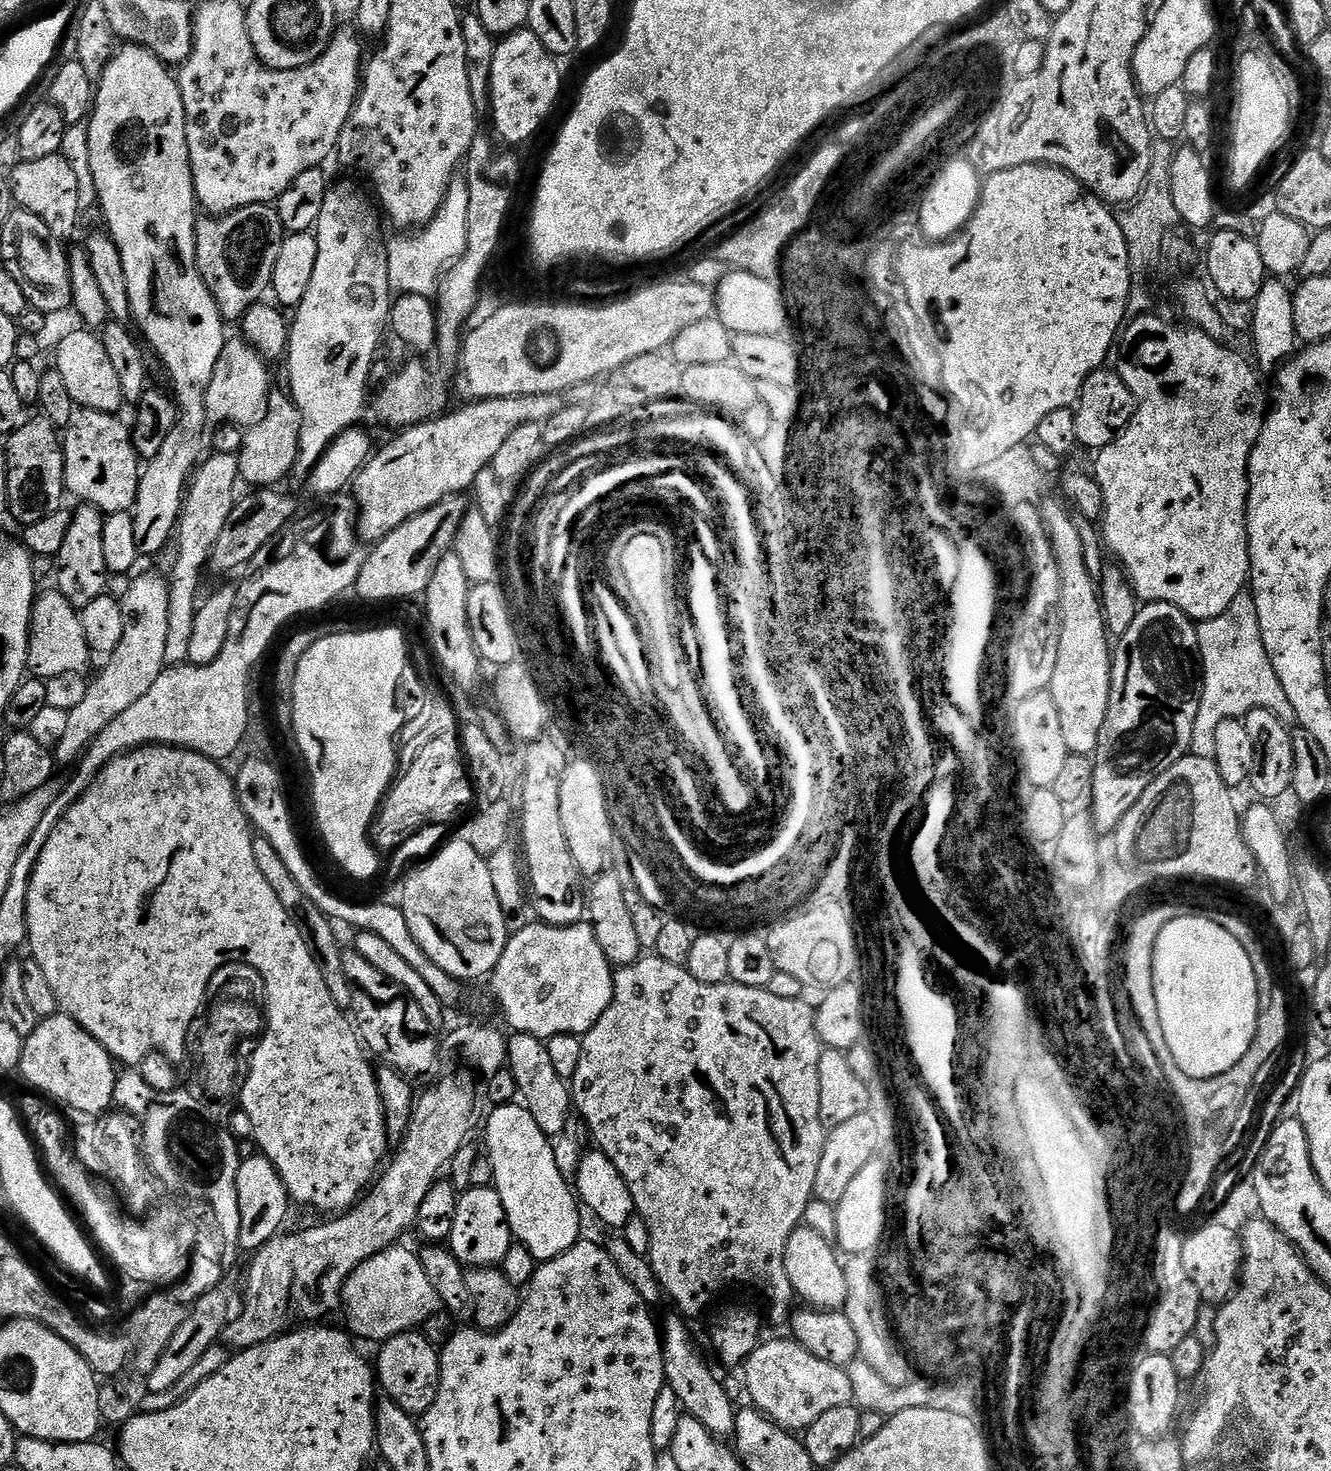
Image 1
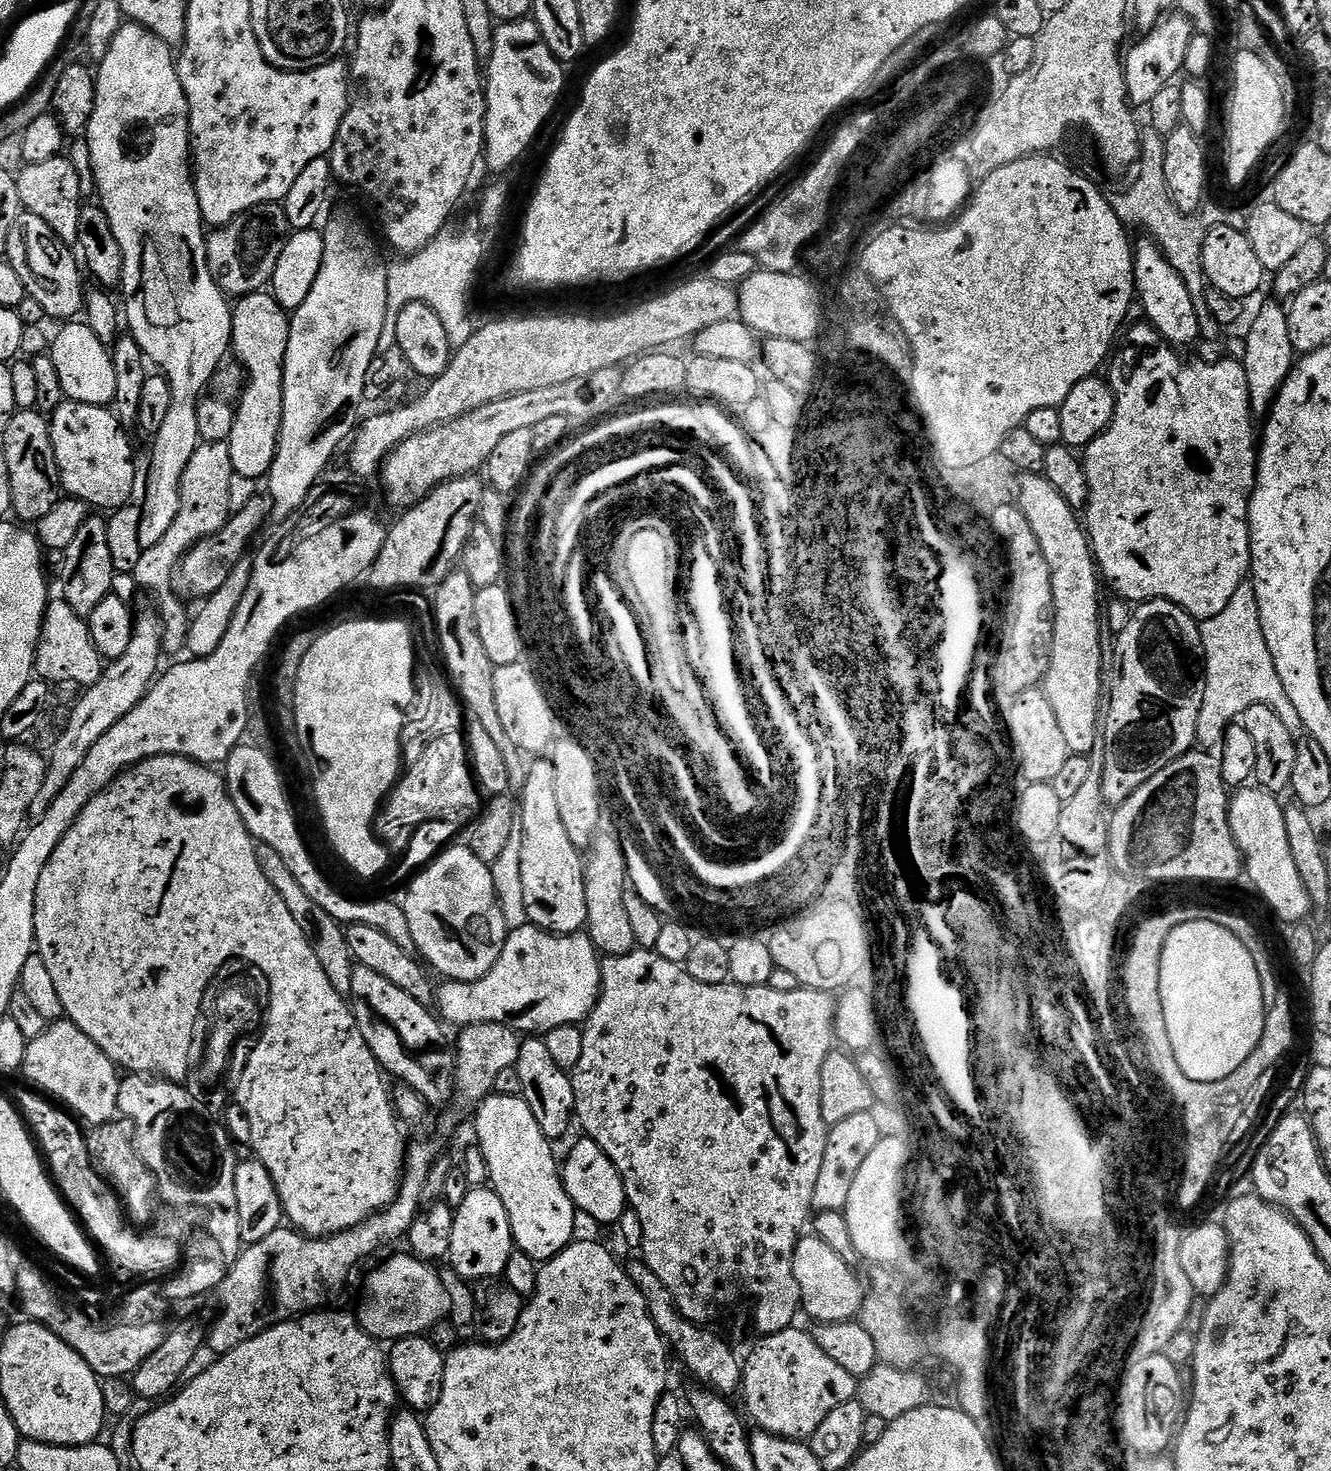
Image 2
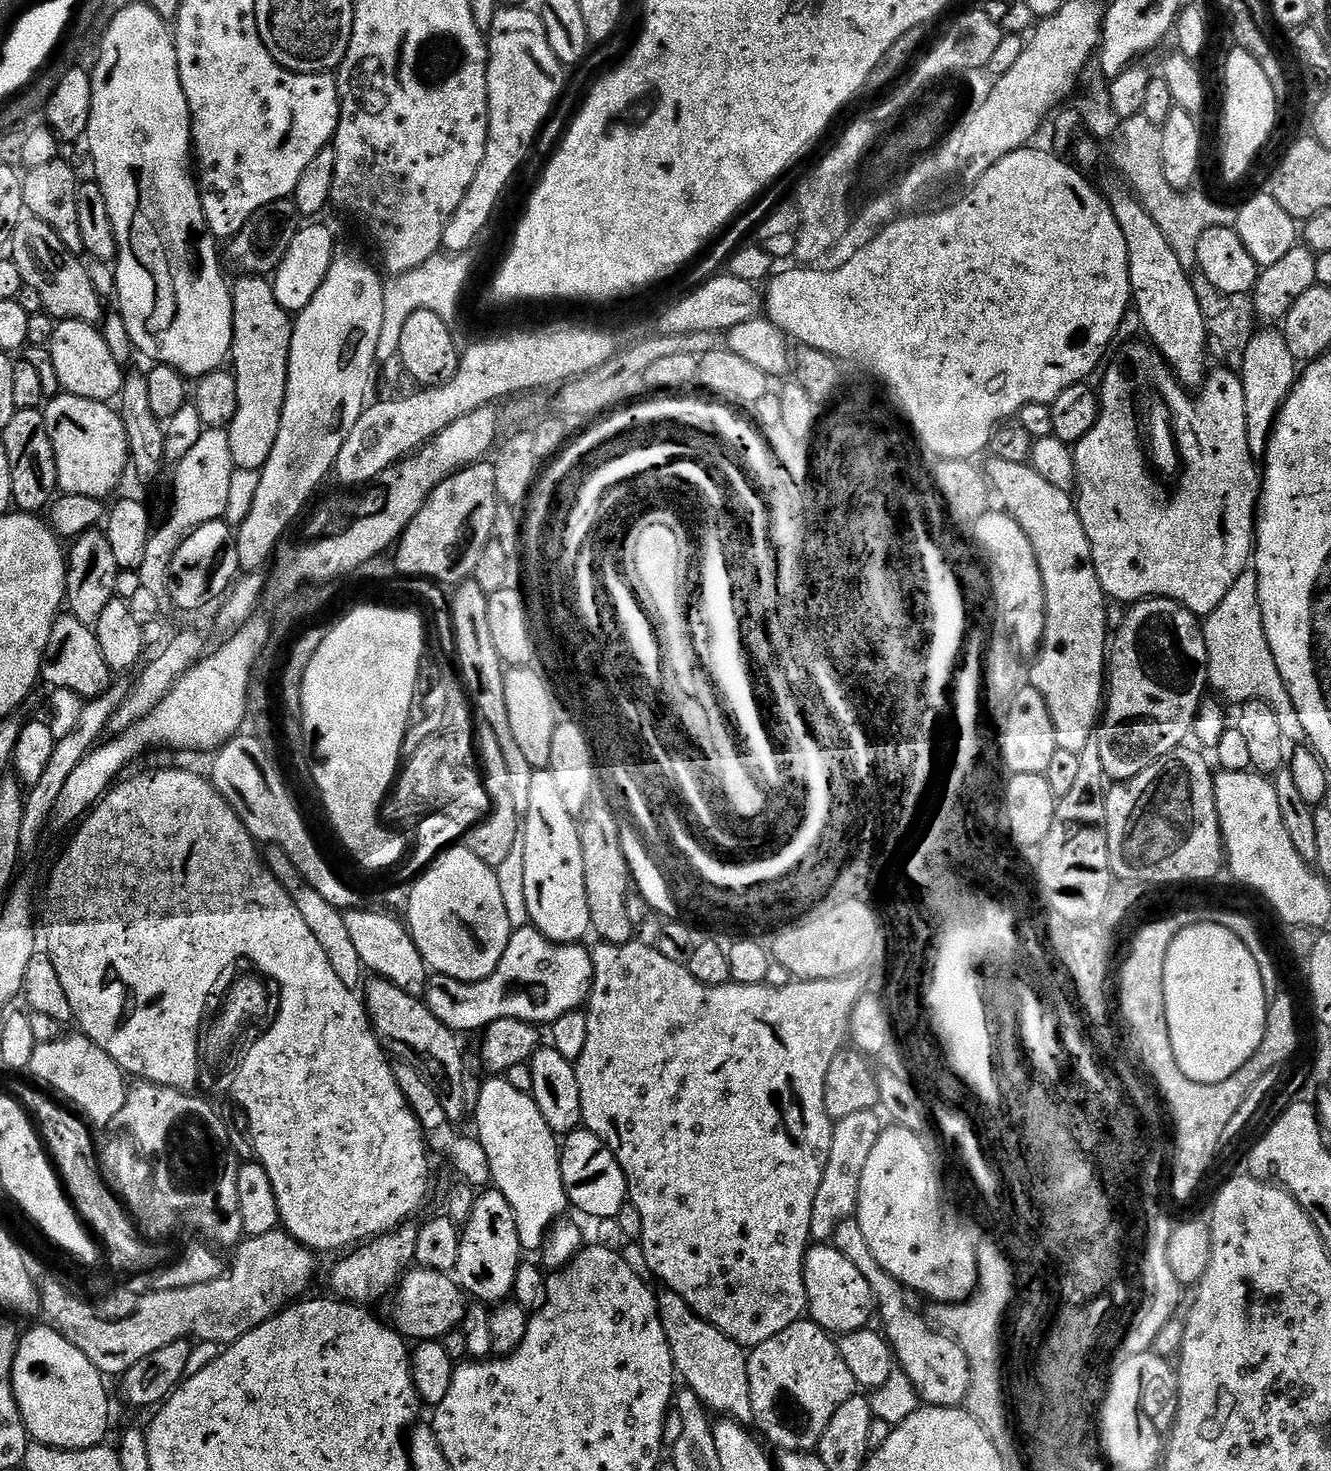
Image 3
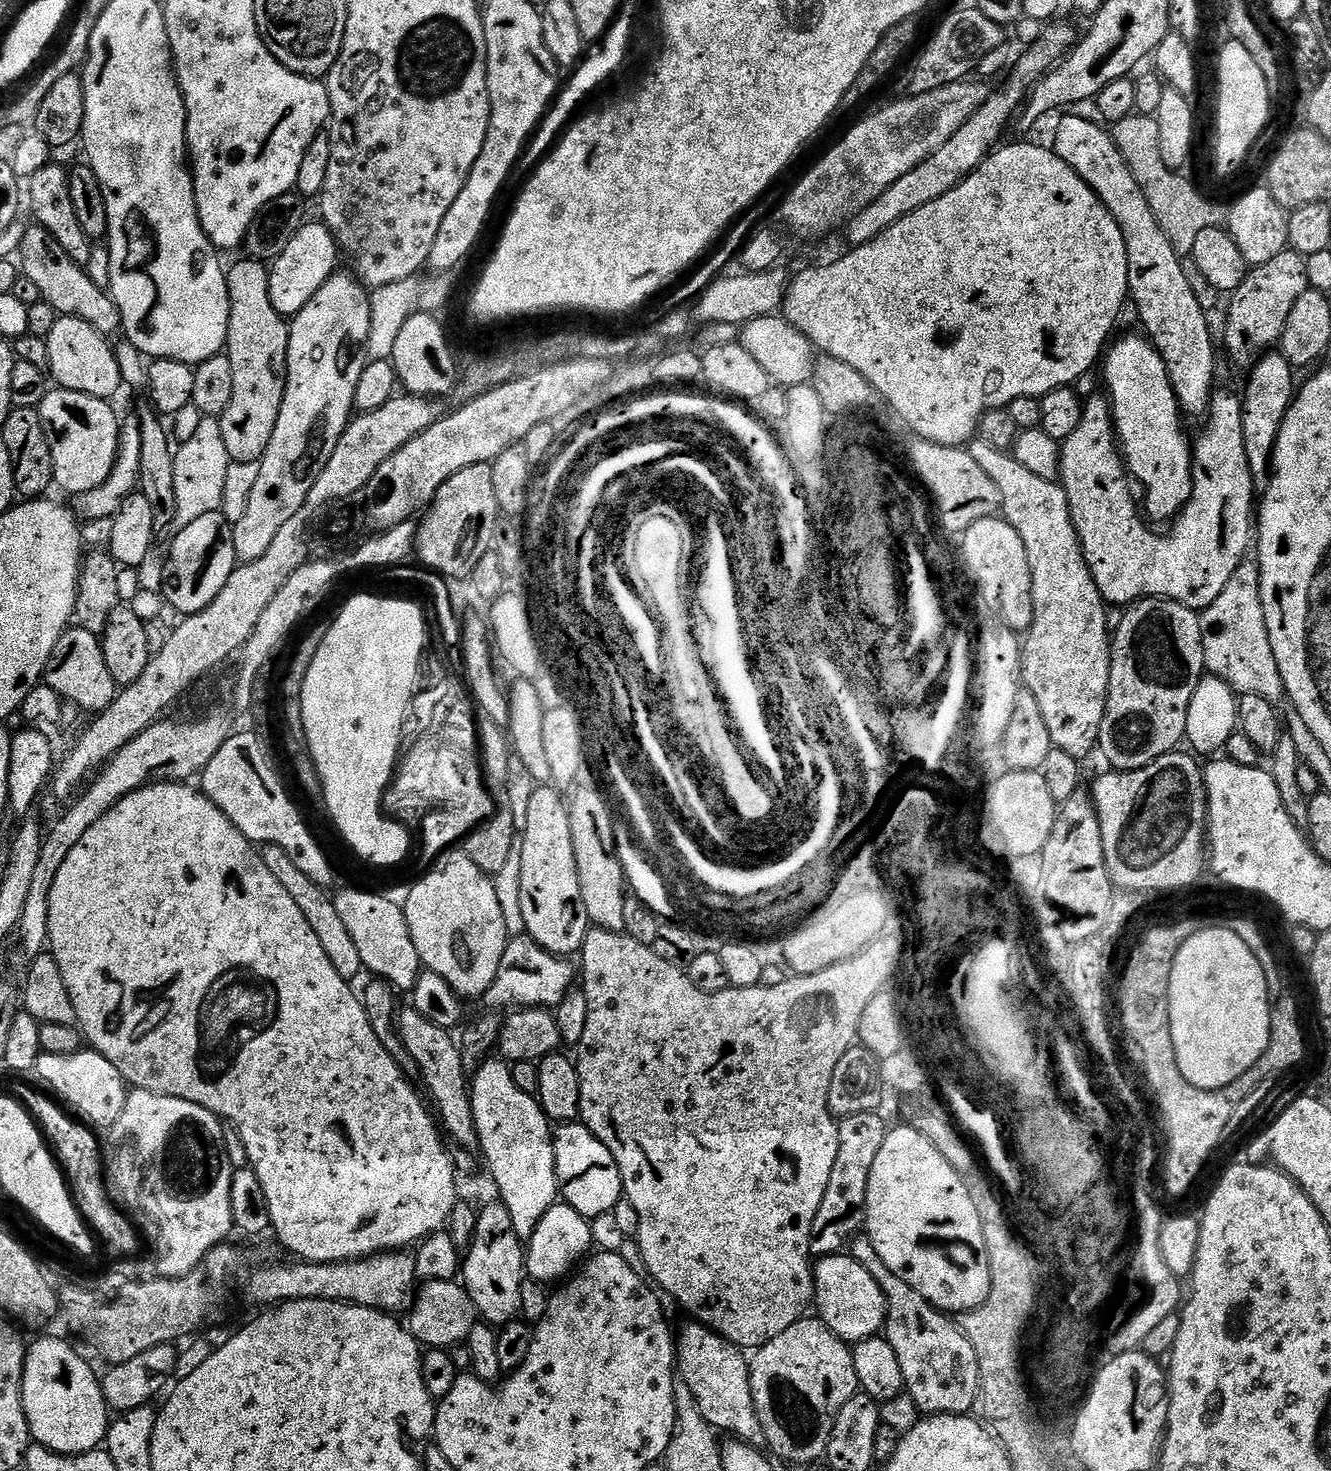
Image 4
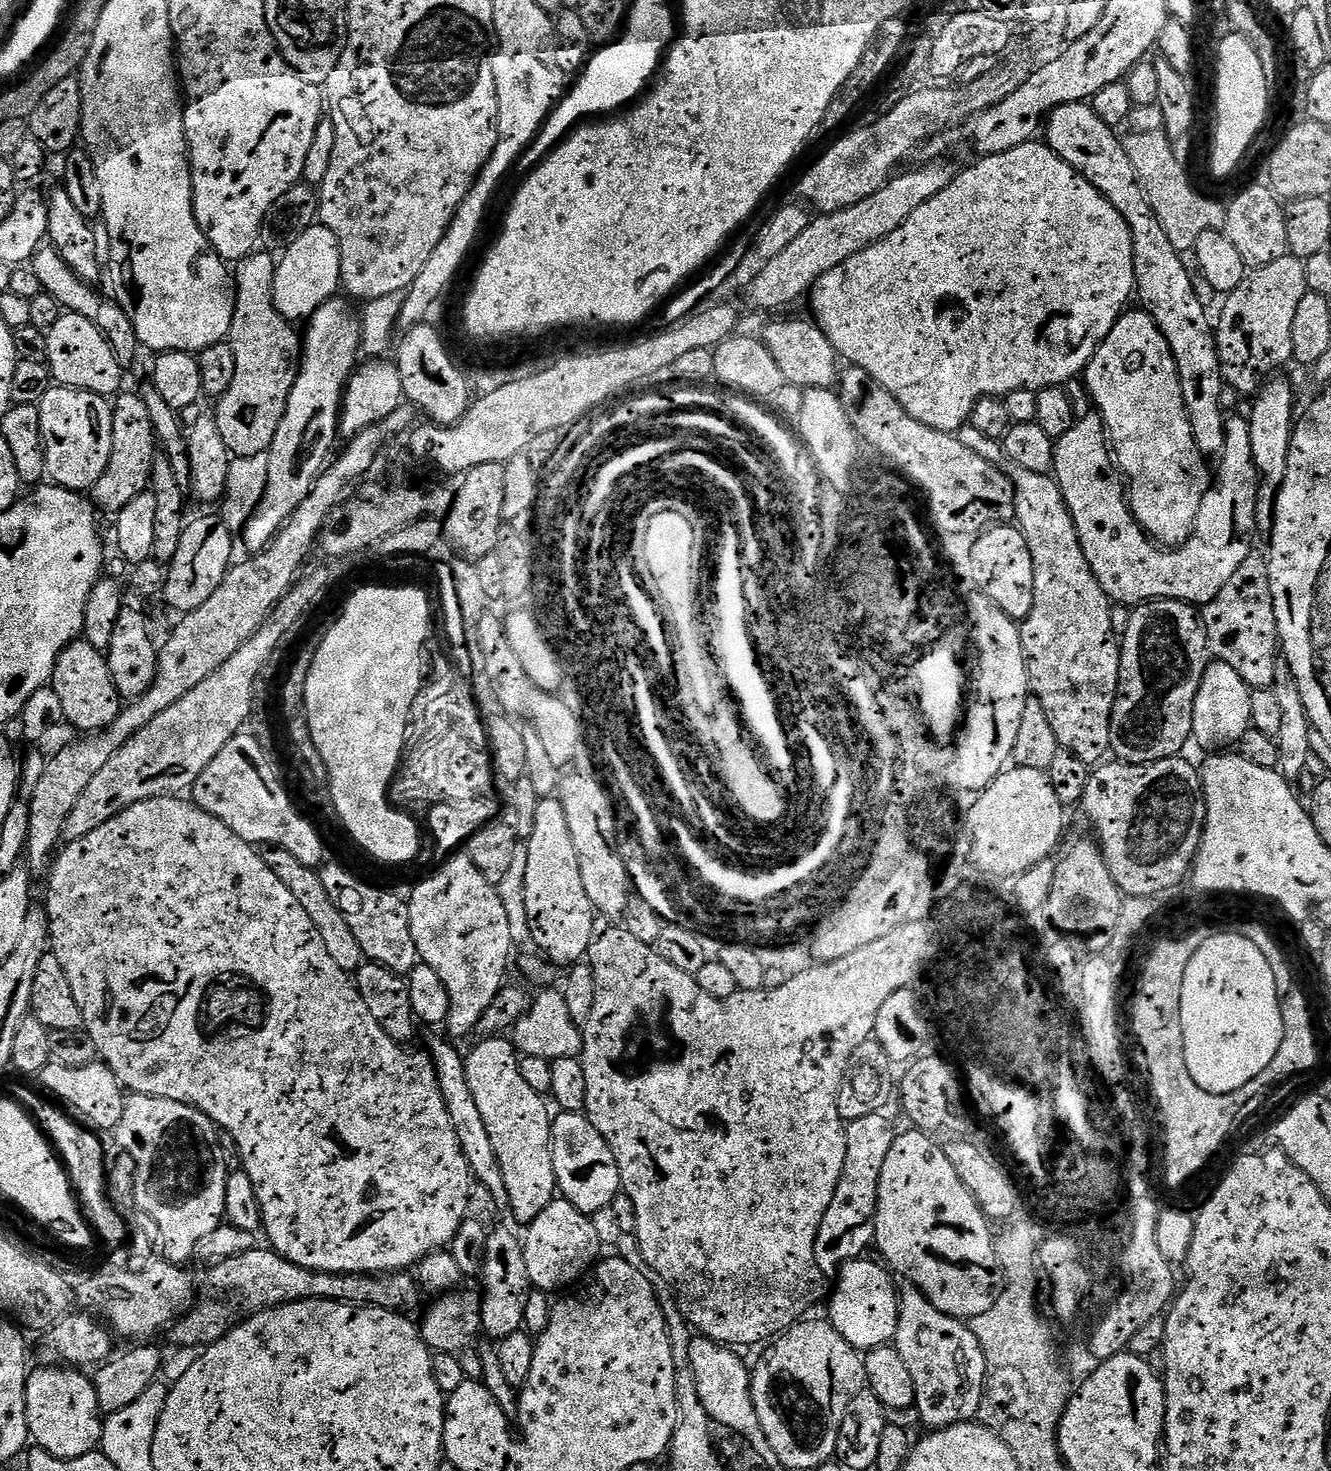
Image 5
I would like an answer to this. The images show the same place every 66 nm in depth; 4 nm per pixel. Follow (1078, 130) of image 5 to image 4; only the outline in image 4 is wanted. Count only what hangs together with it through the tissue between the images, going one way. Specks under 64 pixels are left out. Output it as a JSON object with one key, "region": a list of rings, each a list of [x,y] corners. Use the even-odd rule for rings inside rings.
{"region":[[[1084,116],[1066,117],[1056,132],[1055,154],[1084,179],[1086,186],[1090,186],[1090,190],[1094,190],[1094,194],[1106,206],[1114,222],[1118,222],[1118,230],[1122,230],[1122,238],[1126,242],[1130,300],[1140,312],[1140,324],[1145,328],[1143,331],[1166,362],[1168,377],[1172,389],[1176,392],[1176,401],[1180,404],[1181,413],[1185,417],[1207,417],[1214,395],[1212,375],[1216,372],[1216,348],[1212,345],[1212,332],[1208,329],[1209,317],[1199,306],[1193,290],[1182,274],[1181,253],[1170,242],[1166,230],[1158,226],[1158,218],[1154,218],[1154,210],[1150,210],[1150,202],[1146,202],[1146,194],[1142,186],[1138,186],[1126,158],[1122,158],[1111,131],[1103,123],[1100,124],[1095,124]]]}

